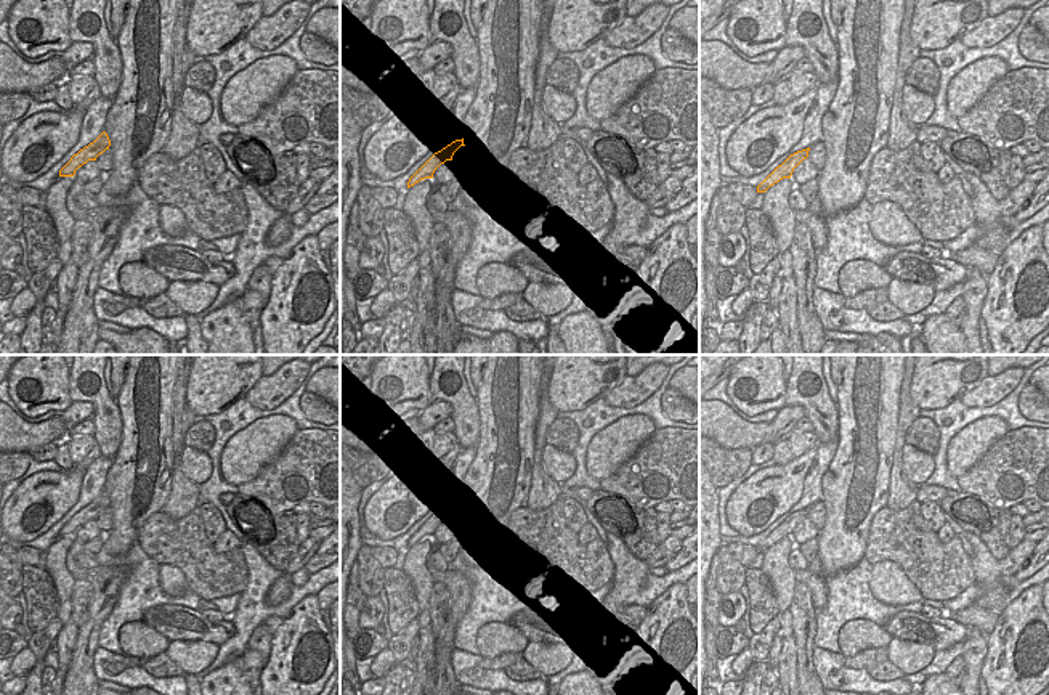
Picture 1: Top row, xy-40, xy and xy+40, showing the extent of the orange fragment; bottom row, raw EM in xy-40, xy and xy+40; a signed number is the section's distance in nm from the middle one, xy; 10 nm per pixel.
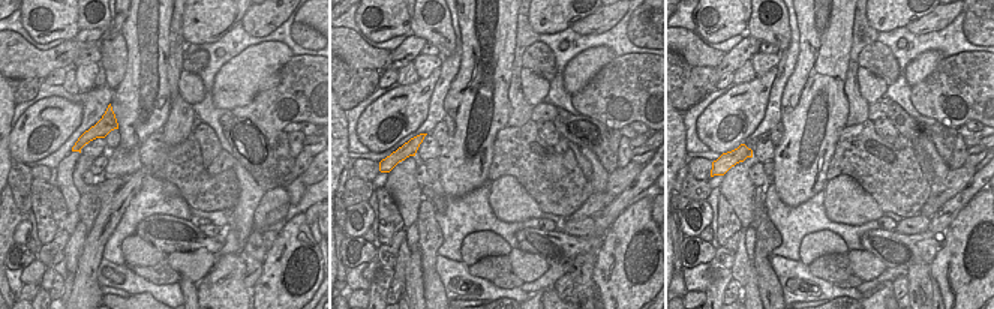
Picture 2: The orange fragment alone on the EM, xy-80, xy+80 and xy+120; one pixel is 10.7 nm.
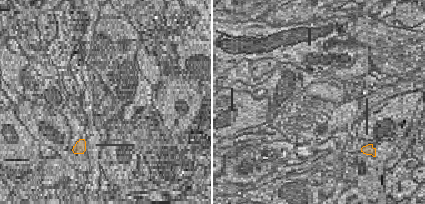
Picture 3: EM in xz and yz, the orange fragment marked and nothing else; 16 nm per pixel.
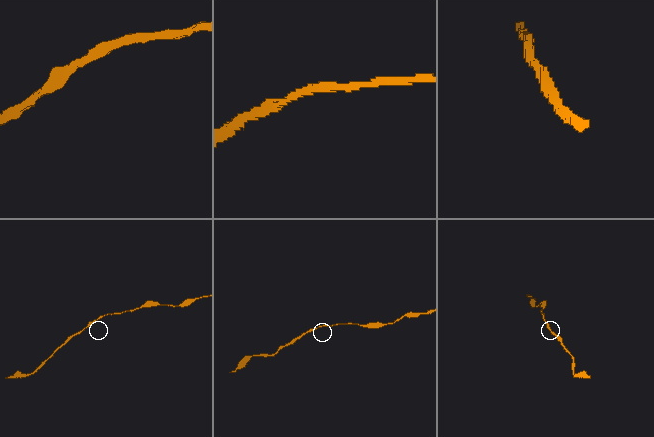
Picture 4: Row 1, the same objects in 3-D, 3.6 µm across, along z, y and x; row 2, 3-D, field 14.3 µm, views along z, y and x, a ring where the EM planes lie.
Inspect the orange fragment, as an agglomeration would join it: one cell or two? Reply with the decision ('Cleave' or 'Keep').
Keep

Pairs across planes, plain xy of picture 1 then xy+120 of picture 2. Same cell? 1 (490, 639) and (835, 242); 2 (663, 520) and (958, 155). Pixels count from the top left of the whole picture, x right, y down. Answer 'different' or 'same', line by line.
1: same
2: same

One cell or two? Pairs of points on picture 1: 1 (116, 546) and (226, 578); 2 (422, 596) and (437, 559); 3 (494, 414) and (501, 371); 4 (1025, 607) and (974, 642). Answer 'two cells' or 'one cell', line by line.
1: two cells
2: two cells
3: one cell
4: two cells

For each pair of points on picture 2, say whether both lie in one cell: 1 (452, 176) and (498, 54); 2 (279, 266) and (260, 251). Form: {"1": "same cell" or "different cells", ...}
{"1": "same cell", "2": "different cells"}

